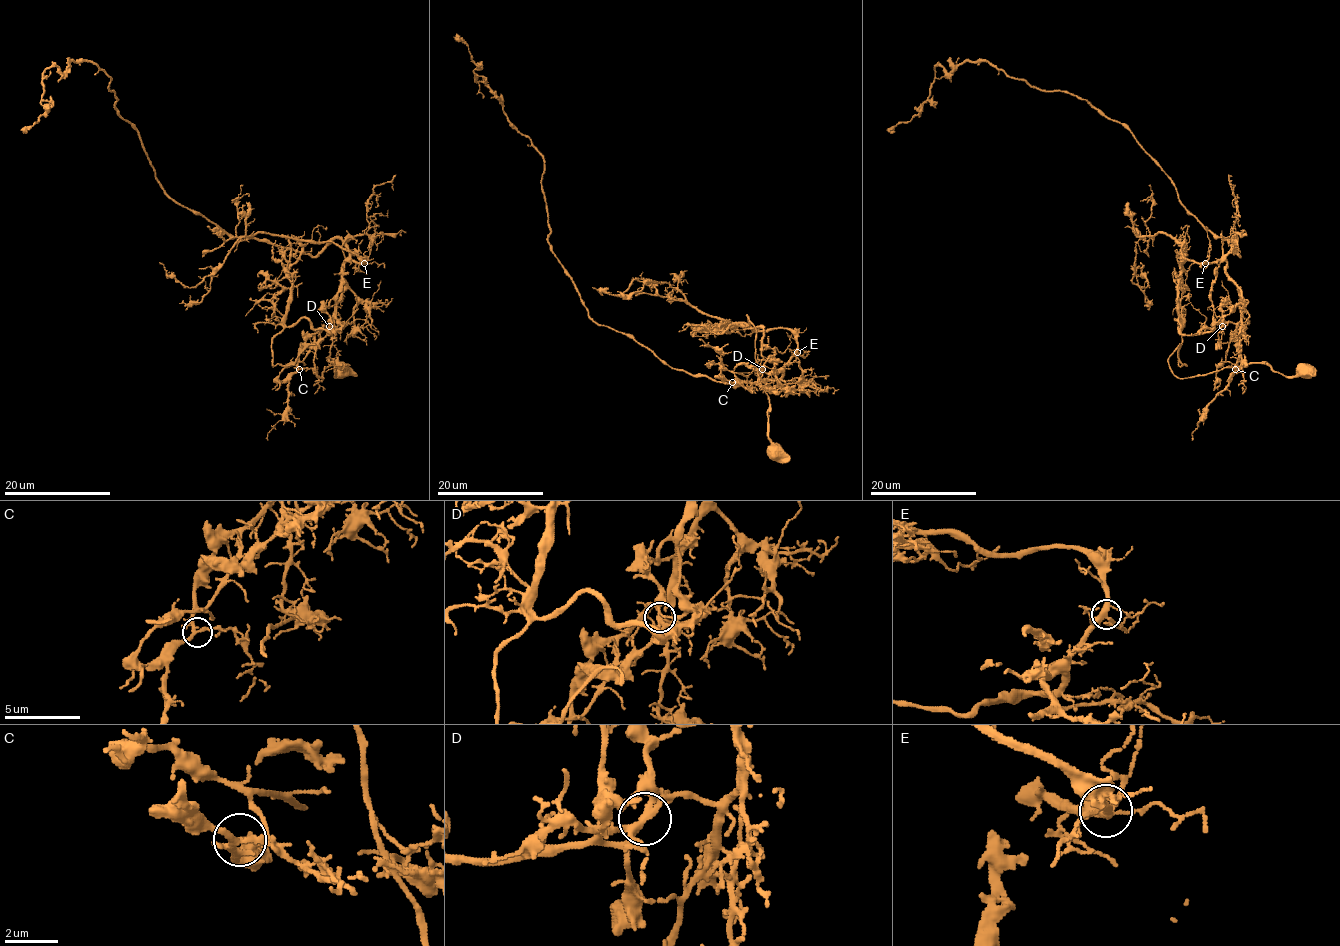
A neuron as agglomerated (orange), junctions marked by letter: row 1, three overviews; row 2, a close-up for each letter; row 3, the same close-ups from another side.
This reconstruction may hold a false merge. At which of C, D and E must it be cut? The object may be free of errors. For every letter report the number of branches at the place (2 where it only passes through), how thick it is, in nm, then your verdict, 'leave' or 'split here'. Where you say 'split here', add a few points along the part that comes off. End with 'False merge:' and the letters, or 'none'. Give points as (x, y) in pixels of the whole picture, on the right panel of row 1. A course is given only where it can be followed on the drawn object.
C: 5 branches meet; 240 nm thick; leave
D: 5 branches meet; 240 nm thick; split here; foreign part runs (1222, 327), (1182, 333), (1179, 317), (1186, 365), (1179, 344), (1170, 370), (1264, 363), (1316, 374)
E: 5 branches meet; 320 nm thick; leave
False merge: D

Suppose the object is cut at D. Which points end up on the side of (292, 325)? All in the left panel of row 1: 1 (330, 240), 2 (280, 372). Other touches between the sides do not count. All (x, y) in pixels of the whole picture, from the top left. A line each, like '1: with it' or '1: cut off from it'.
1: cut off from it
2: cut off from it

